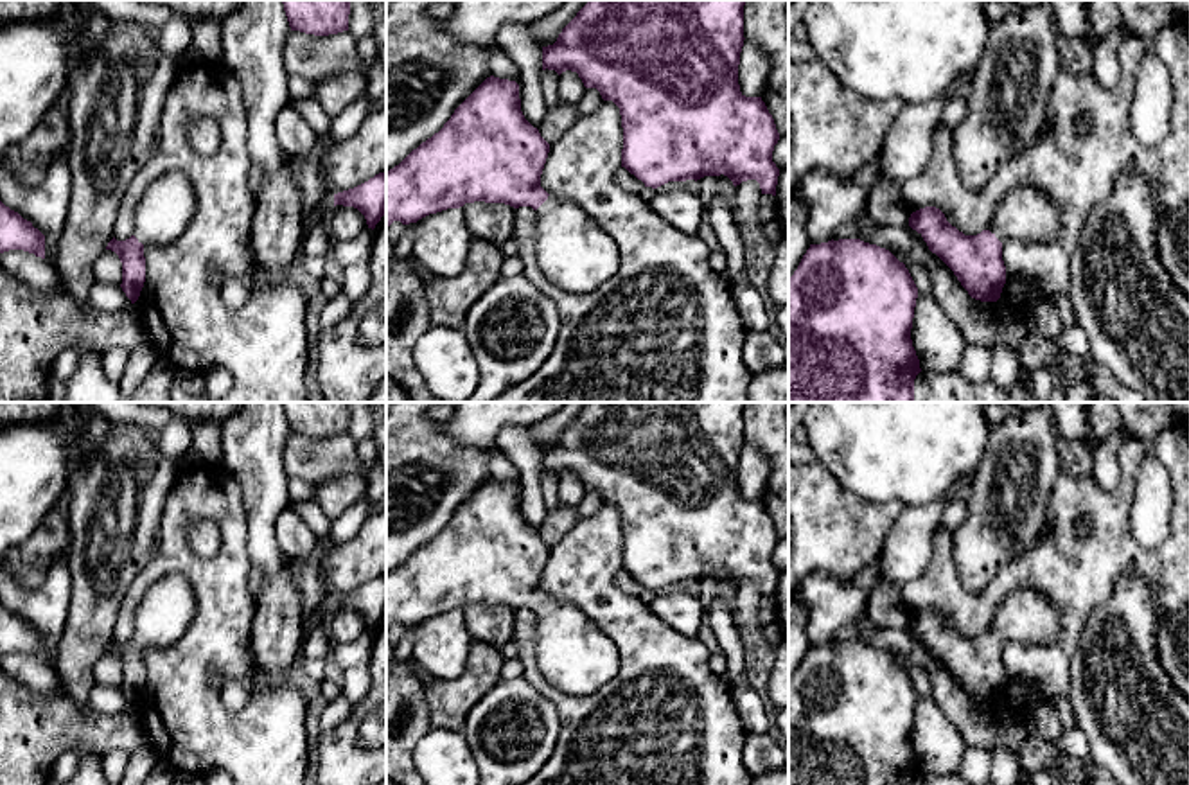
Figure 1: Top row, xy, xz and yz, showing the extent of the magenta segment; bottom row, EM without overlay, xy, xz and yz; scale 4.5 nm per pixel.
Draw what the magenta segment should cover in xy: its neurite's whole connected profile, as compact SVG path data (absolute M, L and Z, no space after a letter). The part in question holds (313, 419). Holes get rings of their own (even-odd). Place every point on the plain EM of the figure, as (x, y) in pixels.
M282 402L291 433L329 438L348 433L350 402Z

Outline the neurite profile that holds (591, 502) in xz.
M586 490L580 505L577 507L577 519L594 516L602 508L603 501L596 490Z

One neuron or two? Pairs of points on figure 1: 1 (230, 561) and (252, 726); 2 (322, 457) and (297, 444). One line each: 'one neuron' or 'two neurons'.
1: one neuron
2: one neuron

